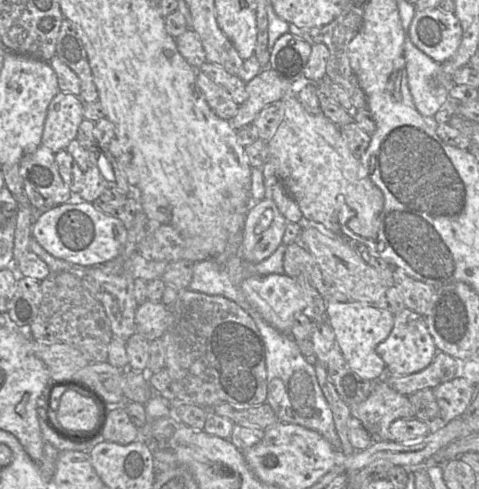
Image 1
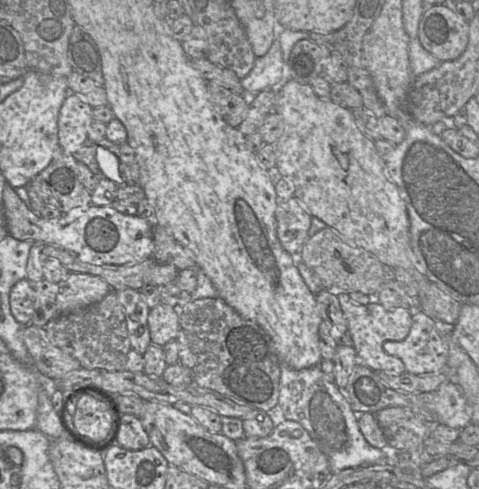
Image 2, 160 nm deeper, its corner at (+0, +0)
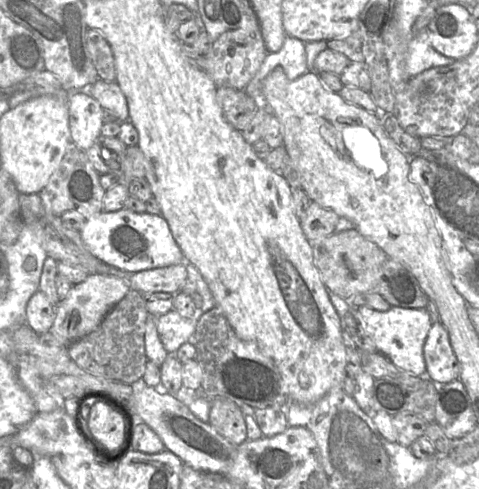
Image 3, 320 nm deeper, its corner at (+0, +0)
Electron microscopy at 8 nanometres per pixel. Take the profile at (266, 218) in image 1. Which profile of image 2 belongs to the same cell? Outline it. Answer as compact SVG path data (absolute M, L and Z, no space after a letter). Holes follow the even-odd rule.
M296 198L279 202L275 212L277 237L290 255L298 255L308 238L312 216Z

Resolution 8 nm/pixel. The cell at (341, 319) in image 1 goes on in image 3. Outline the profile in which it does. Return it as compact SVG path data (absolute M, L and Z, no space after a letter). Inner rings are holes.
M360 306L354 308L352 313L373 340L377 352L386 356L401 370L415 376L426 376L423 348L433 321L425 309L391 306L389 310L383 312Z

